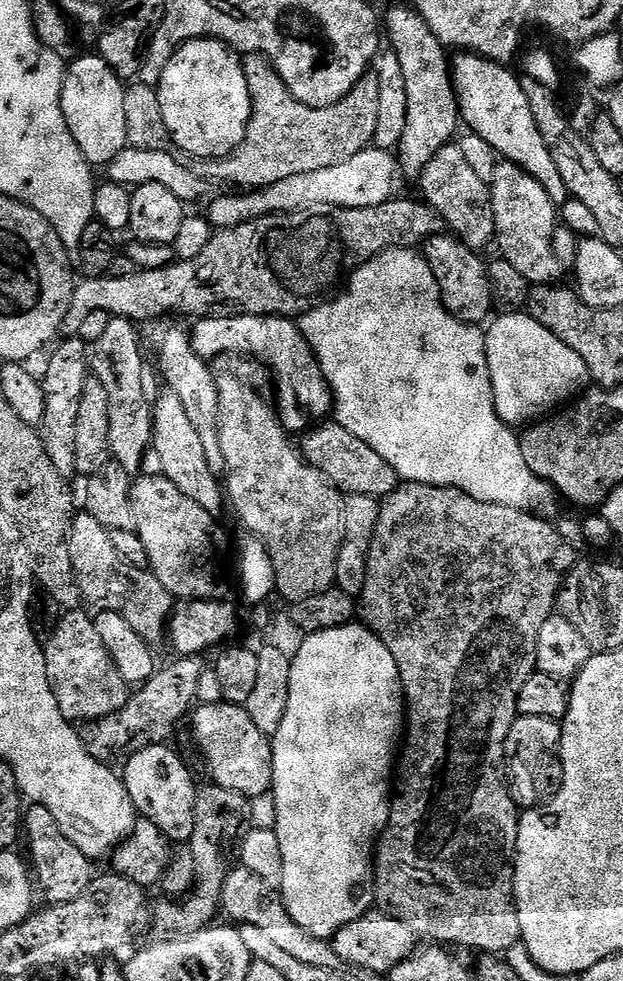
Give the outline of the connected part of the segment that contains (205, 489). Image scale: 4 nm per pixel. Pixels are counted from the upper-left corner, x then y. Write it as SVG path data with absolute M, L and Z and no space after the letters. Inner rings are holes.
M165 394L166 396L155 397L152 405L152 447L163 461L164 476L186 498L191 498L193 502L198 502L202 510L206 510L211 516L219 517L220 511L226 508L226 488L221 477L216 475L207 462L206 449L199 437L198 426L190 422L186 409L182 406L178 396Z

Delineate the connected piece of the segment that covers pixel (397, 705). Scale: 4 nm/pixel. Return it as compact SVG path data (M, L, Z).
M353 622L334 630L314 632L305 635L303 639L300 649L292 656L290 702L286 702L286 718L282 718L282 726L278 726L278 734L271 737L274 754L274 782L270 800L276 803L274 831L278 838L278 846L282 846L282 882L278 886L278 891L290 918L294 918L294 922L298 922L302 930L314 934L314 938L319 940L331 941L332 936L338 930L342 930L342 926L366 914L376 902L374 841L388 825L388 815L392 809L390 785L394 780L394 753L397 751L396 739L399 736L401 739L402 729L406 724L406 705L400 686L398 662L394 662L394 654L390 654L390 650L386 650L384 643L370 629L364 627L363 623Z

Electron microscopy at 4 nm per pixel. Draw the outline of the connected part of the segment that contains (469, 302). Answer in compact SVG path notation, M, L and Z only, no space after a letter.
M451 234L431 236L422 245L422 255L430 266L440 287L440 300L444 308L461 324L483 325L493 315L492 287L488 277L488 264L481 253L467 248Z

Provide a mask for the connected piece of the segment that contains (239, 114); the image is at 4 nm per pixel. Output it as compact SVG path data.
M207 38L188 40L172 55L170 62L162 70L162 78L155 85L155 90L158 94L158 106L162 110L162 122L166 122L166 130L170 130L172 140L185 157L211 160L231 156L244 140L252 117L250 86L246 82L243 59L224 41Z

